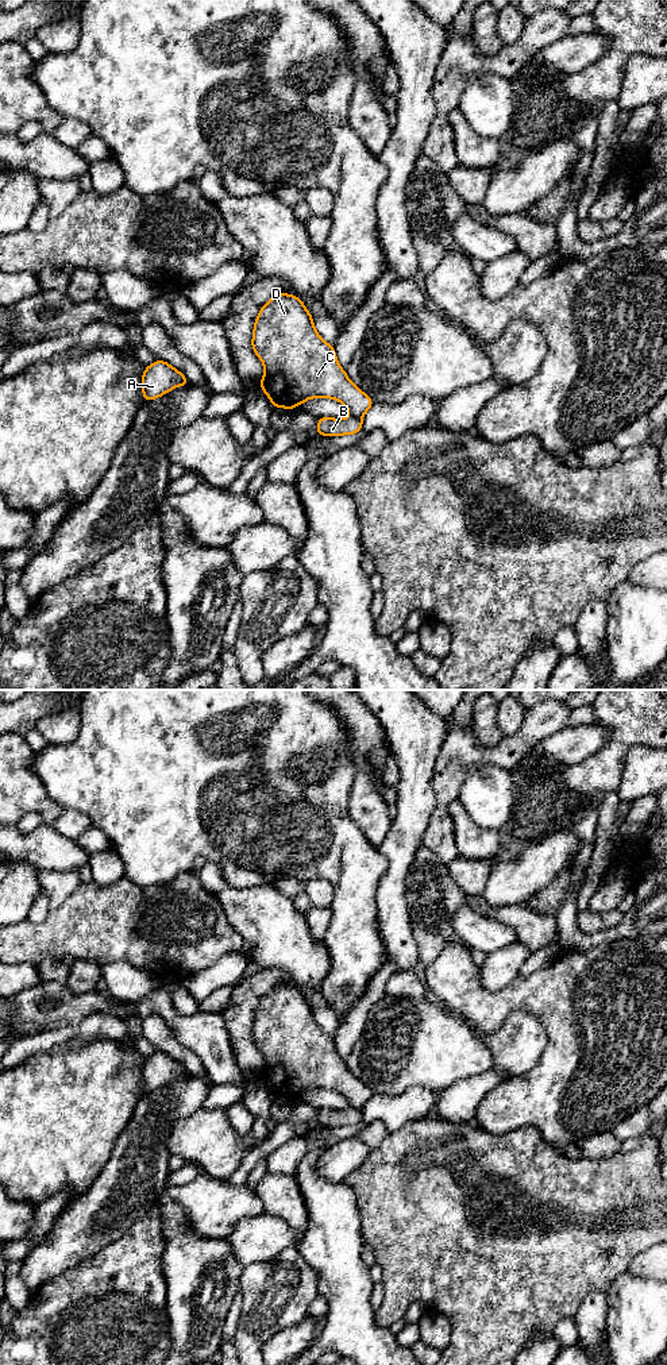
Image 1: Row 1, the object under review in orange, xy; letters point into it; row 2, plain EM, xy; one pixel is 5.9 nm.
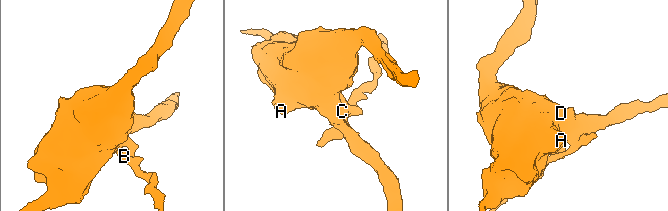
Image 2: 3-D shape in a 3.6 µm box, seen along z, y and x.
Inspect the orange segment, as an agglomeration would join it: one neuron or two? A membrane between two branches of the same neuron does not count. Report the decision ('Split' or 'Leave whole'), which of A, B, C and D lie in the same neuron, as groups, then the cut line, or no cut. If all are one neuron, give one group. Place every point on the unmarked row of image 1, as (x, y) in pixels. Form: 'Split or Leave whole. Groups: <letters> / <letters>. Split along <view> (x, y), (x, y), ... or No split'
Split. Groups: A C D / B. Split along xy (351, 1106), (361, 1111)

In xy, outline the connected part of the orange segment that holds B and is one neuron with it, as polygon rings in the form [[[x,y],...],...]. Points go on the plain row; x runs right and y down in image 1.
[[[354,1107],[344,1110],[320,1108],[316,1117],[321,1127],[354,1126],[363,1119],[362,1111]]]

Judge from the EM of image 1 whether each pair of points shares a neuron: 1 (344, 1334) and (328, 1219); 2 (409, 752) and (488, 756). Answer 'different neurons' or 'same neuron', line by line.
1: same neuron
2: different neurons

